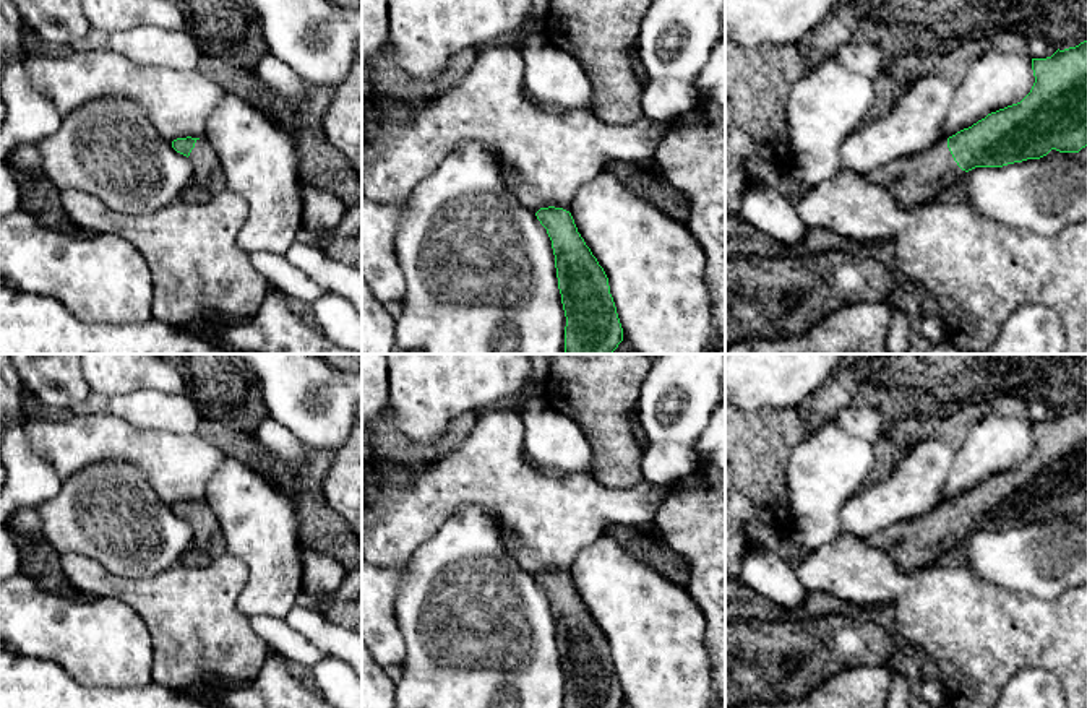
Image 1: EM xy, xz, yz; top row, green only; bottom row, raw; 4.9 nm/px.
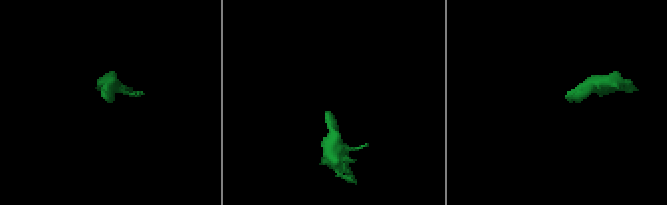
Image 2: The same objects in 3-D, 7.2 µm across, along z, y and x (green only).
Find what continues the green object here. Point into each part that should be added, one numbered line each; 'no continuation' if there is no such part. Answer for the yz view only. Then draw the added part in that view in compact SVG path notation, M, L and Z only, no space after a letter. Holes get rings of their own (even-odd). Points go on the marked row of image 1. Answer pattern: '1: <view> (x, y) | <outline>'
1: yz (922, 177) | M947 140L874 171L870 180L887 188L900 206L938 198L946 188L960 183L965 175L954 161Z

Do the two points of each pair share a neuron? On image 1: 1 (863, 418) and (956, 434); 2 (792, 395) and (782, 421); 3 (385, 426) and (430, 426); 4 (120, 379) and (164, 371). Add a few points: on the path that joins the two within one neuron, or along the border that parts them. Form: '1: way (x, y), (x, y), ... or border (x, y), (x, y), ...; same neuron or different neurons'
1: border (885, 427), (870, 442); different neurons
2: border (795, 406), (768, 406), (750, 411); different neurons
3: border (382, 416), (388, 416), (412, 442), (427, 447); different neurons
4: way (132, 371), (153, 371); same neuron

